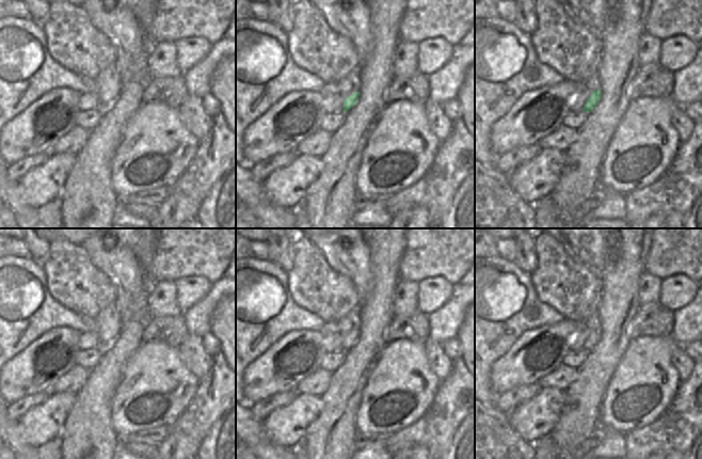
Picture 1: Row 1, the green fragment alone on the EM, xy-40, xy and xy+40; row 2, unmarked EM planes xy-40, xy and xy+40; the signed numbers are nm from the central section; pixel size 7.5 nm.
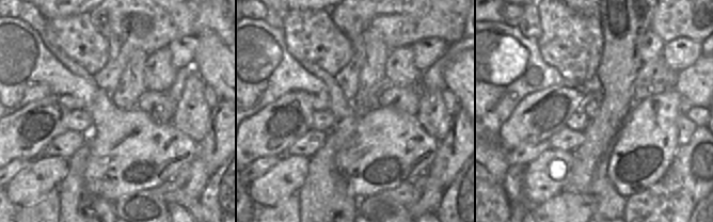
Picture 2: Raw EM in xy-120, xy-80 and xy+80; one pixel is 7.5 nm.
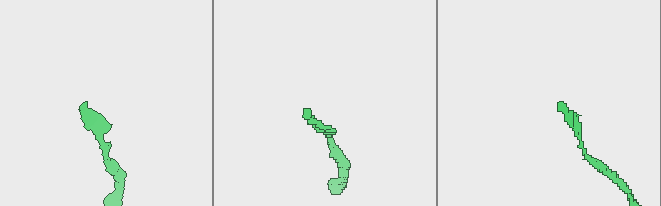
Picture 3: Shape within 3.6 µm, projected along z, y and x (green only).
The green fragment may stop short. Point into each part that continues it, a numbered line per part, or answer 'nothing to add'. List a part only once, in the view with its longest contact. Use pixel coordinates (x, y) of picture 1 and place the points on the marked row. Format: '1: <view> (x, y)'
1: xy (351, 83)

